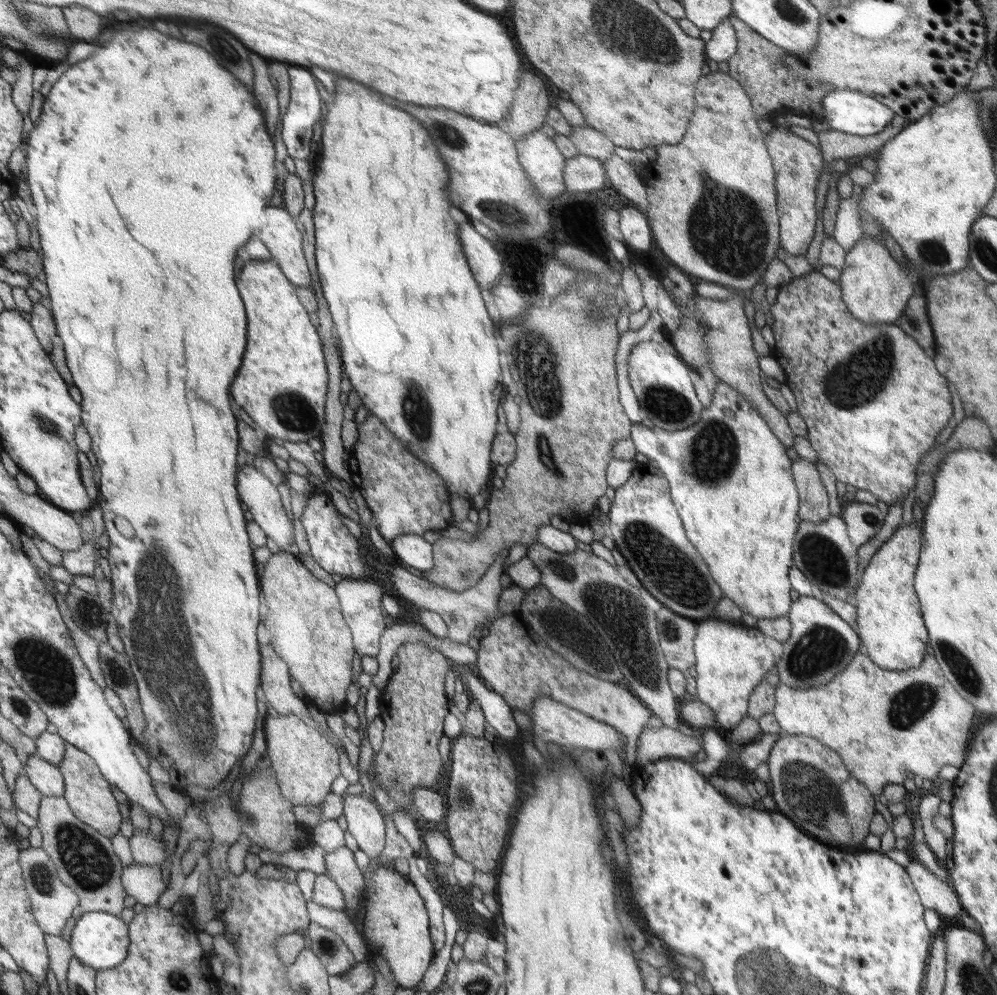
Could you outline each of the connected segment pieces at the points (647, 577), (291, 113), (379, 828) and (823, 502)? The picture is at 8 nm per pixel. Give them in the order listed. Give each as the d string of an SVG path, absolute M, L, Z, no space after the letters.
M636 463L629 478L614 489L606 521L614 548L626 560L642 587L671 612L697 623L711 619L721 590L709 576L708 565L685 538L683 522L679 522L680 516L671 501L668 480L663 474L651 470L647 464Z
M295 65L287 66L287 76L289 77L289 98L286 112L282 116L281 138L286 146L289 157L306 160L311 156L311 136L313 136L313 120L320 120L321 100L315 90L315 80L309 74L307 68Z
M343 795L342 814L347 832L356 840L358 849L368 856L368 868L375 870L384 847L382 814L370 798L361 795Z
M797 458L793 462L792 472L797 492L800 492L801 520L817 524L828 519L827 494L813 463Z

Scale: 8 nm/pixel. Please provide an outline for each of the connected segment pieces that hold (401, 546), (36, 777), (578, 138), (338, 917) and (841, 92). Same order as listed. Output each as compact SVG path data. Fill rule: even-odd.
M411 534L402 535L390 542L390 548L400 562L420 571L432 567L431 544L425 542L422 537Z
M39 754L29 757L25 774L44 796L64 796L66 793L66 780L62 770Z
M587 125L573 126L570 141L576 146L578 154L593 157L603 162L609 160L615 145L598 130L593 130Z
M305 901L305 909L307 909L307 917L309 922L321 925L321 928L332 929L341 941L352 951L352 955L356 957L356 962L368 961L369 956L365 943L361 940L361 935L354 927L350 919L343 915L341 911L333 911L321 906L317 907L312 901Z
M833 89L821 97L822 116L819 120L825 123L831 130L844 132L857 136L869 136L877 134L889 122L894 115L888 105L881 104L873 97L865 96L864 93L847 89Z

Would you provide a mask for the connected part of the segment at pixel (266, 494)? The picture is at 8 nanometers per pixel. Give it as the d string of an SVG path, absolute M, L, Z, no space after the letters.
M247 465L237 472L236 482L236 491L251 513L251 520L281 551L288 552L291 544L295 544L293 527L281 506L276 486L259 470Z

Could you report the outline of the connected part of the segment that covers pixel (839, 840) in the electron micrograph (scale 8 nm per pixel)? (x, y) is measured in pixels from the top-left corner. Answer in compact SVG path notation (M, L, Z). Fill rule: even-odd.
M780 731L778 735L766 758L770 778L769 795L775 800L777 810L783 816L789 816L793 824L801 824L809 836L817 836L817 840L825 840L825 844L831 844L833 848L857 849L867 836L867 824L873 816L873 798L868 788L848 771L840 756L828 745L805 735L792 735L785 731Z

